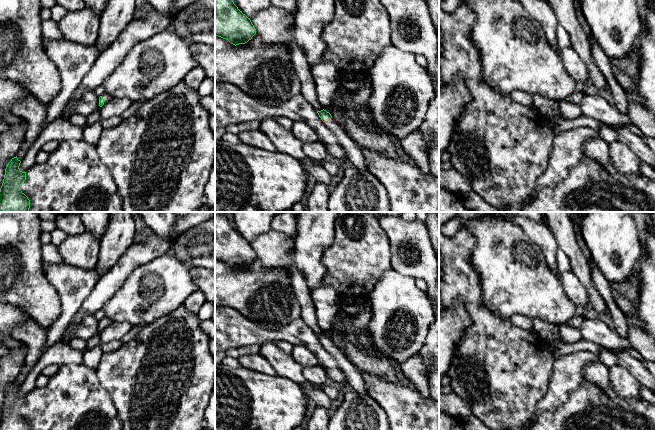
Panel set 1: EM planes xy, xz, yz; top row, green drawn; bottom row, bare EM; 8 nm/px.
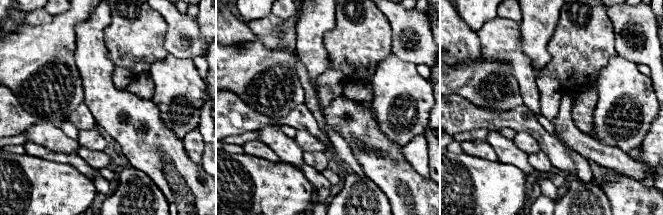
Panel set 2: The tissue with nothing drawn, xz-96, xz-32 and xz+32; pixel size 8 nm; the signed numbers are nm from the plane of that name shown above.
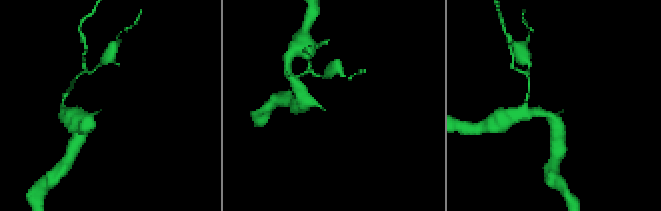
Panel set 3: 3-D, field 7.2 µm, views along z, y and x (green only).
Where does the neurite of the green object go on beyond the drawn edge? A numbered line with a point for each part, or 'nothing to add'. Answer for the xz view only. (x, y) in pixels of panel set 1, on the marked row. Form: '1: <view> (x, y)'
1: xz (353, 151)

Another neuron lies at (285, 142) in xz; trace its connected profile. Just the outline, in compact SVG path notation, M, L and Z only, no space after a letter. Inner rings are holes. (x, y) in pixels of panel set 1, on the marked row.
M275 118L261 120L259 130L271 140L277 152L288 154L301 162L306 159L302 150L303 142L296 138L290 129L278 123Z

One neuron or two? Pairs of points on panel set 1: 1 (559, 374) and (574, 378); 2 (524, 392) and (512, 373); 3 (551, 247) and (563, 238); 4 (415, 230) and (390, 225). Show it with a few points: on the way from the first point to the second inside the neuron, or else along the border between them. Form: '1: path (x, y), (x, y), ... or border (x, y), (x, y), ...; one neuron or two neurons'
1: path (563, 374), (570, 374); one neuron
2: path (519, 387), (512, 378); one neuron
3: border (547, 223), (559, 247); two neurons
4: path (409, 230), (398, 230), (396, 228); one neuron

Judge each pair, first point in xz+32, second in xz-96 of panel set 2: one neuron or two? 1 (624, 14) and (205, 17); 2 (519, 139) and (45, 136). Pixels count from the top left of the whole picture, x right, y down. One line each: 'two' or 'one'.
1: two
2: two

